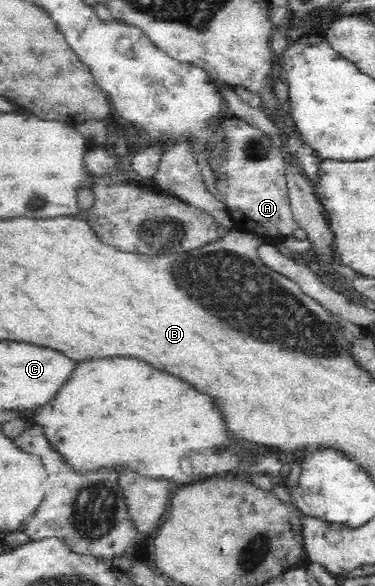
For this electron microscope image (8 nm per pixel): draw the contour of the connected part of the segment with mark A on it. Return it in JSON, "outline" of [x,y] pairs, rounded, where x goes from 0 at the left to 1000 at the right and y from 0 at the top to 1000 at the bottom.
{"outline":[[[613,200],[600,203],[592,218],[611,235],[608,259],[560,280],[565,292],[587,302],[571,336],[600,345],[624,391],[693,398],[733,413],[768,403],[821,408],[819,396],[779,365],[765,307],[757,304],[763,270],[755,256],[728,249],[717,232],[661,206]]]}

